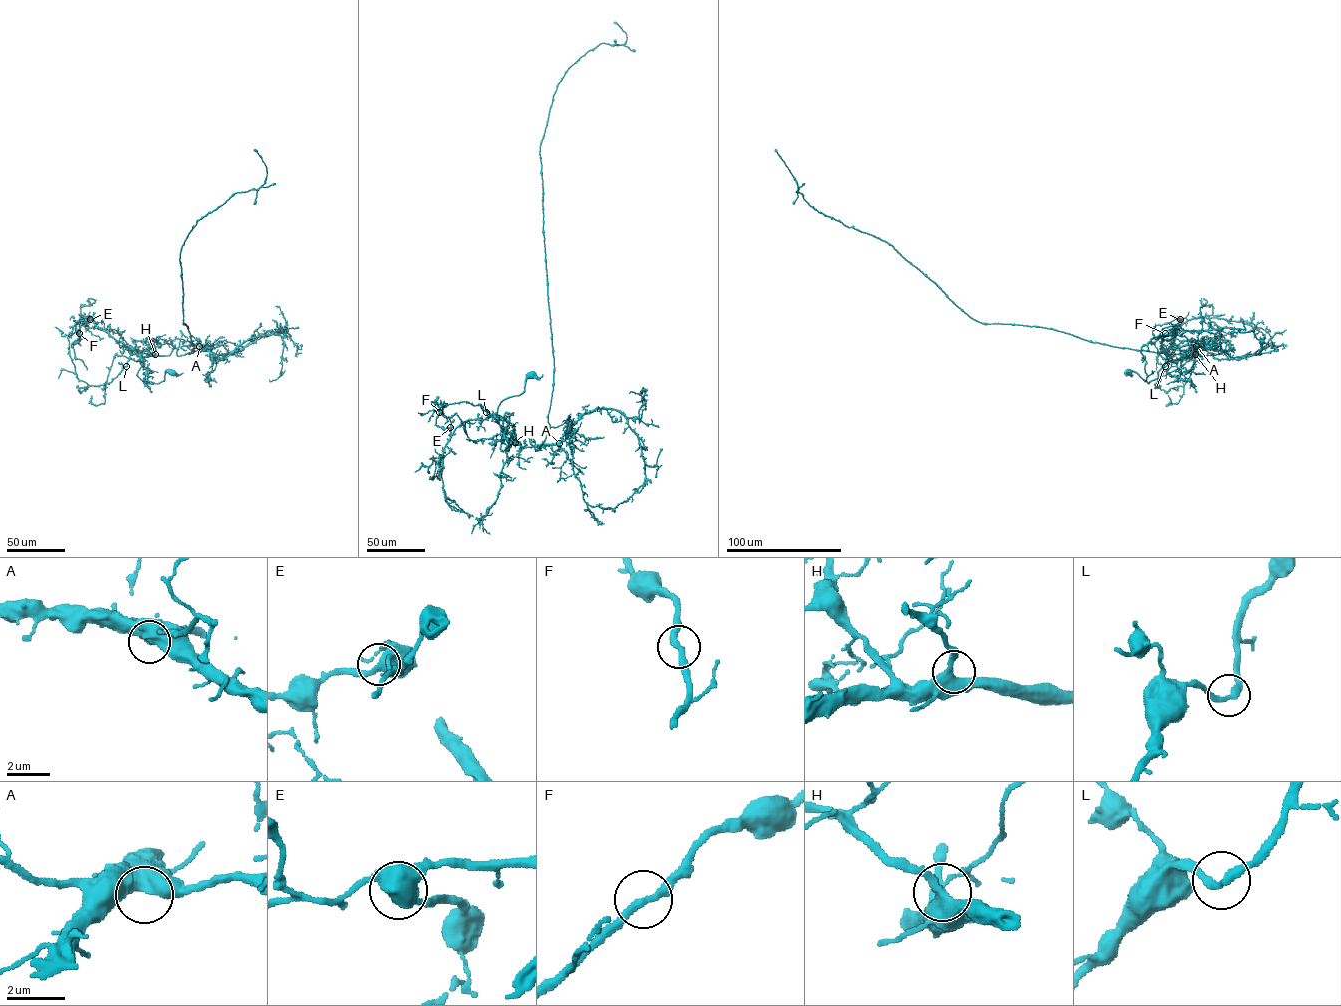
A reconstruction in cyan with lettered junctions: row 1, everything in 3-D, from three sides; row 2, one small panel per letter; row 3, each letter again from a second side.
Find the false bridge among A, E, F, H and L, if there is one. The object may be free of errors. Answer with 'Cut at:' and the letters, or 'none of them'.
Cut at: none of them

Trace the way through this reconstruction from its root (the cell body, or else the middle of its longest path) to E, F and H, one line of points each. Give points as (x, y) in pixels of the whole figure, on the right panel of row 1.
E: (1127, 371), (1136, 372), (1148, 383), (1189, 359), (1173, 360), (1169, 353), (1173, 333), (1187, 320), (1180, 319)
F: (1127, 371), (1148, 383), (1189, 359), (1173, 360), (1169, 350), (1173, 333), (1187, 319), (1181, 317), (1165, 333)
H: (1127, 371), (1136, 372), (1148, 383), (1180, 367), (1195, 354)

